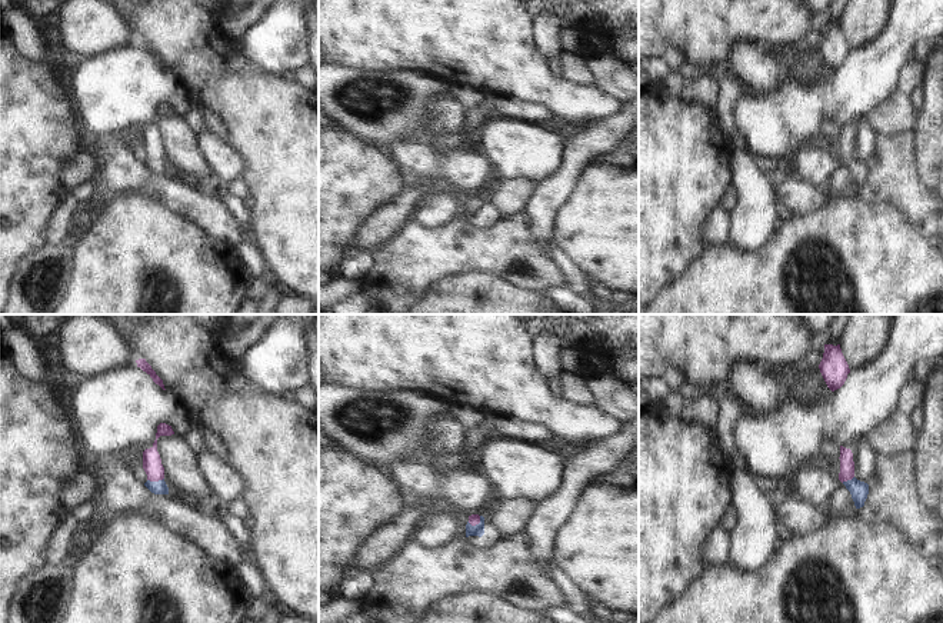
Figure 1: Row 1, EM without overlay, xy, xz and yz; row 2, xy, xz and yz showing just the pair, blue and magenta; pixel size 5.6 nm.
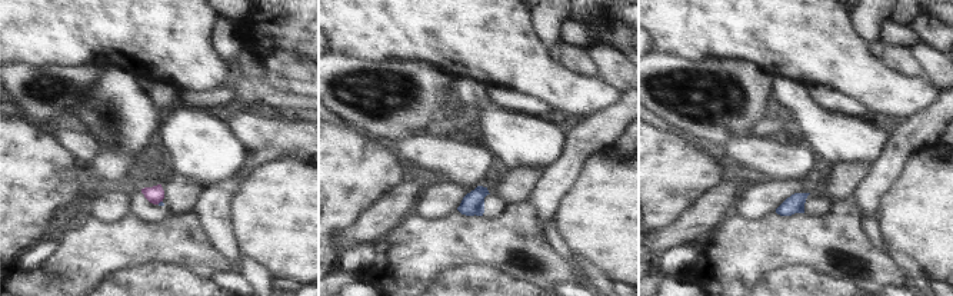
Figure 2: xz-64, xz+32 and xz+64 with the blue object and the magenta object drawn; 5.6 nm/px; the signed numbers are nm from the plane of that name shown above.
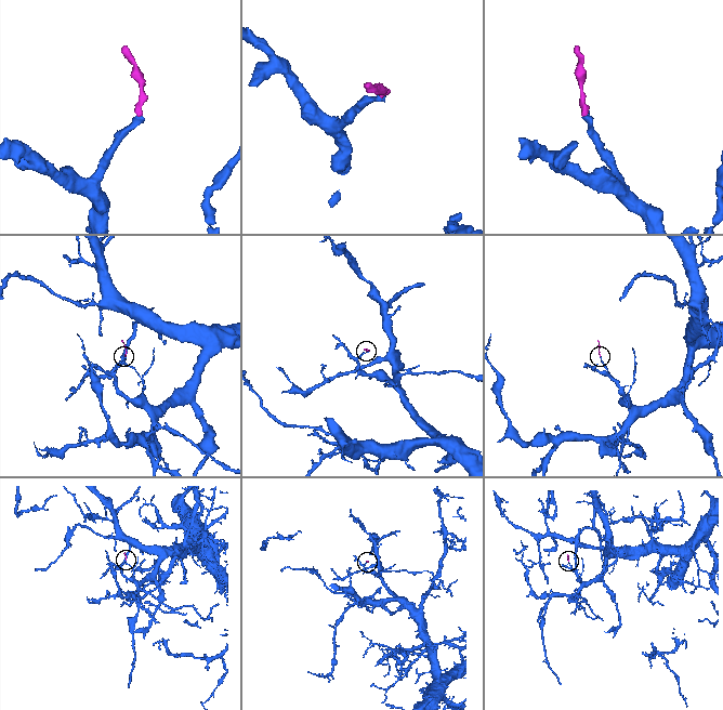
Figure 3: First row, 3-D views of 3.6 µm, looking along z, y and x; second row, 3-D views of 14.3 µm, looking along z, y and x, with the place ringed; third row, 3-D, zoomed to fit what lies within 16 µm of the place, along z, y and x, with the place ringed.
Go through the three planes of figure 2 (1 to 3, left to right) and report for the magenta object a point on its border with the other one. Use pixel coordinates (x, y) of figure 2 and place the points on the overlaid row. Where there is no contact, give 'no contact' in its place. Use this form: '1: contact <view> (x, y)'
1: contact xz-64 (160, 202)
2: no contact
3: no contact

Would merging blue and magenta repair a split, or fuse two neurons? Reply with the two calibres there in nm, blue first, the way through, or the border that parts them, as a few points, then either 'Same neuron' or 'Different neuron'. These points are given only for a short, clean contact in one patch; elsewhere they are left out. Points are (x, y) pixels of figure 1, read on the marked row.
Thickness 80 nm (blue) against 110 nm. Path across: xy (157, 487), (155, 482), (152, 463). Same neuron

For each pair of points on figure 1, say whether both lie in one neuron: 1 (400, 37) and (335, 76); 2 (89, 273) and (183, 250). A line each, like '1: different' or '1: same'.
1: different
2: same

